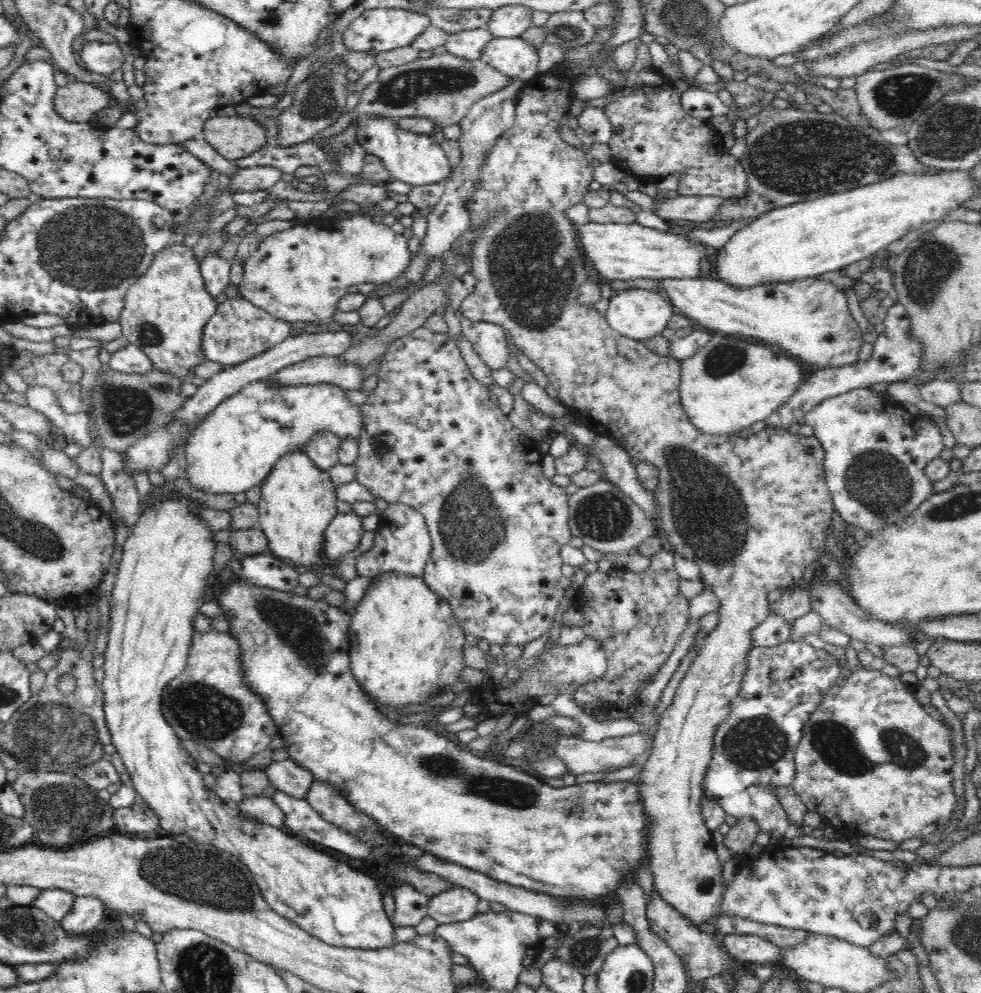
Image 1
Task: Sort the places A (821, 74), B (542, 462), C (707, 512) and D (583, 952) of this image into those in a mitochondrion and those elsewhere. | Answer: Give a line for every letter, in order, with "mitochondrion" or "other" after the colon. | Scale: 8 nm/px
A: other
B: other
C: mitochondrion
D: mitochondrion

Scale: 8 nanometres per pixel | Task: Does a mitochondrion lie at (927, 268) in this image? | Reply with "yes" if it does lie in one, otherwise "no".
yes

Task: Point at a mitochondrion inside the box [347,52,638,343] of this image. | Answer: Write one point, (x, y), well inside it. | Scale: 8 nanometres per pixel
(533, 265)

